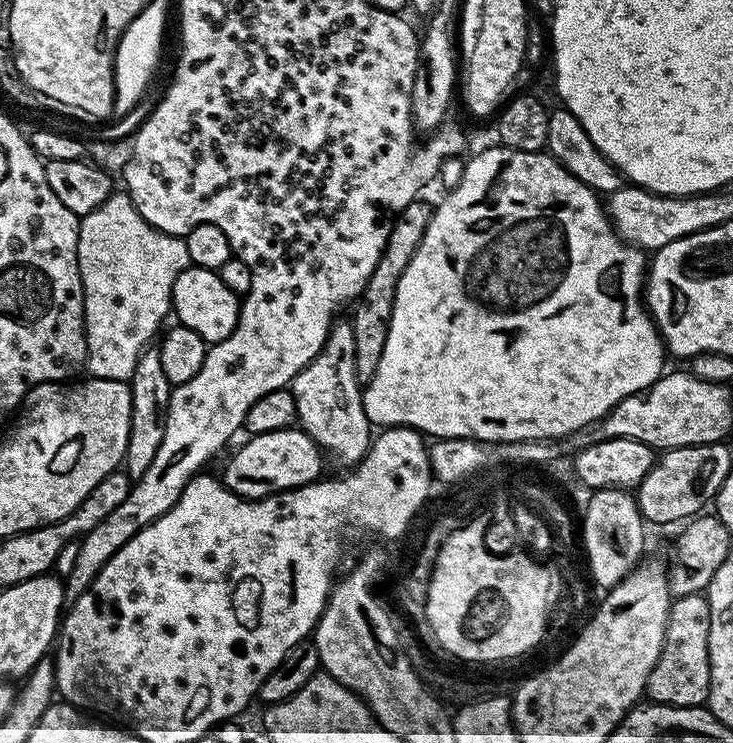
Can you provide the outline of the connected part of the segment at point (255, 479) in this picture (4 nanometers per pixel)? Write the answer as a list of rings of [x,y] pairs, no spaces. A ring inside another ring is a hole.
[[[293,426],[257,436],[249,435],[248,441],[233,454],[224,468],[224,487],[245,500],[262,500],[291,488],[301,488],[321,479],[325,453],[303,430]]]

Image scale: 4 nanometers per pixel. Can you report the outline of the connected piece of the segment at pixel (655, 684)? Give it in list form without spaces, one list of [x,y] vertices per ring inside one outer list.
[[[707,595],[677,596],[668,611],[668,625],[658,662],[648,676],[646,696],[651,703],[668,704],[672,708],[695,708],[708,699],[710,686],[710,606]]]

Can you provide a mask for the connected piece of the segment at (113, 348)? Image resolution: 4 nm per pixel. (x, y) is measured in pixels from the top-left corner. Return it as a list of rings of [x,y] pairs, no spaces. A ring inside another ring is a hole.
[[[113,194],[106,202],[102,202],[102,206],[80,220],[78,266],[84,287],[84,329],[88,335],[87,371],[97,380],[131,381],[138,358],[157,339],[161,331],[160,323],[172,312],[174,282],[178,274],[190,266],[186,242],[179,236],[171,236],[149,226],[126,194]]]

